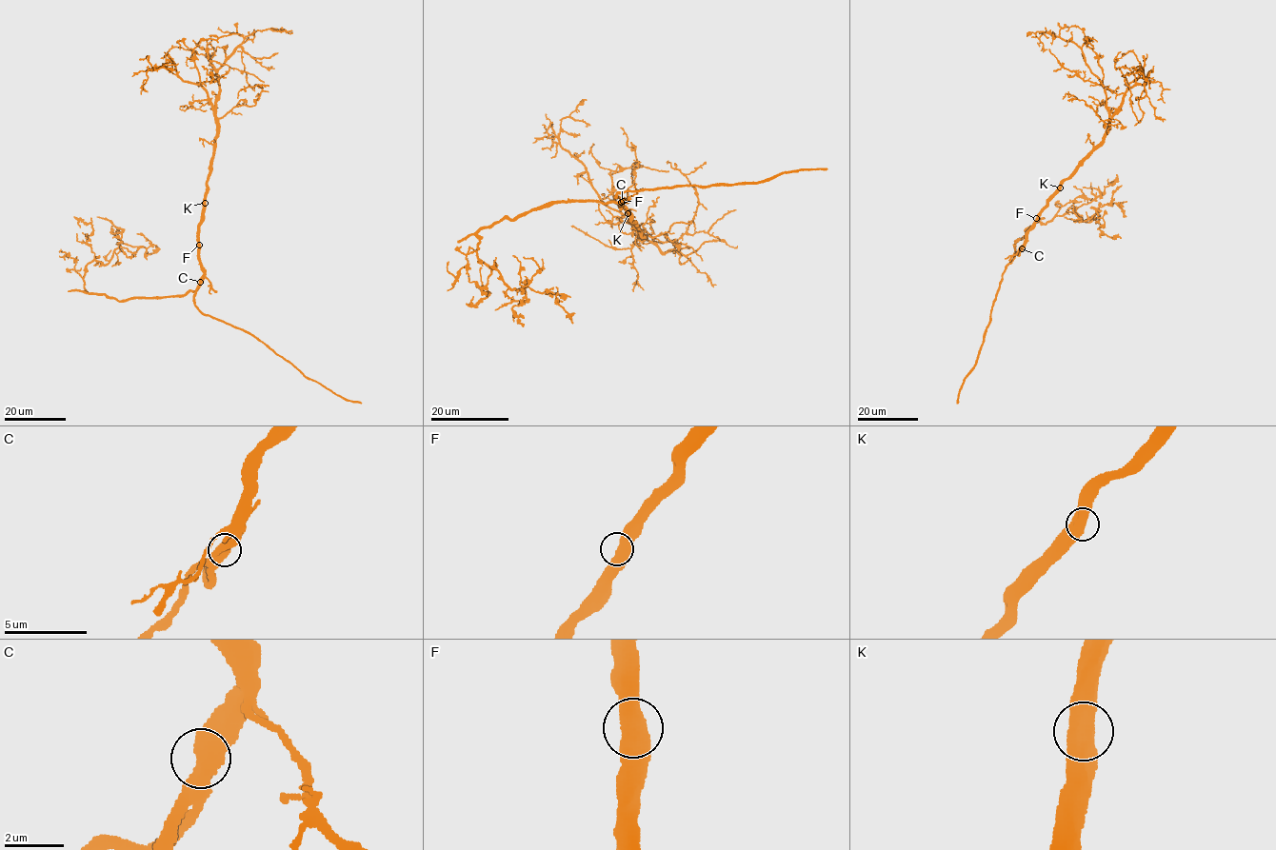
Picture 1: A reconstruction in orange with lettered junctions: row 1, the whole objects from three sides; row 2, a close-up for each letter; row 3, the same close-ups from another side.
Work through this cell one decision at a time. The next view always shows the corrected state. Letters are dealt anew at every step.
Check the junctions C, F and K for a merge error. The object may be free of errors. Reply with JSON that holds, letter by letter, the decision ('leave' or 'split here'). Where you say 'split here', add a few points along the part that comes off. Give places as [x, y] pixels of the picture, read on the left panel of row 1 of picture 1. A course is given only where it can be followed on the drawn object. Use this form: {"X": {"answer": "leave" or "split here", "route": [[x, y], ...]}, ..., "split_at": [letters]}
{"C": {"answer": "leave"}, "F": {"answer": "leave"}, "K": {"answer": "leave"}, "split_at": []}

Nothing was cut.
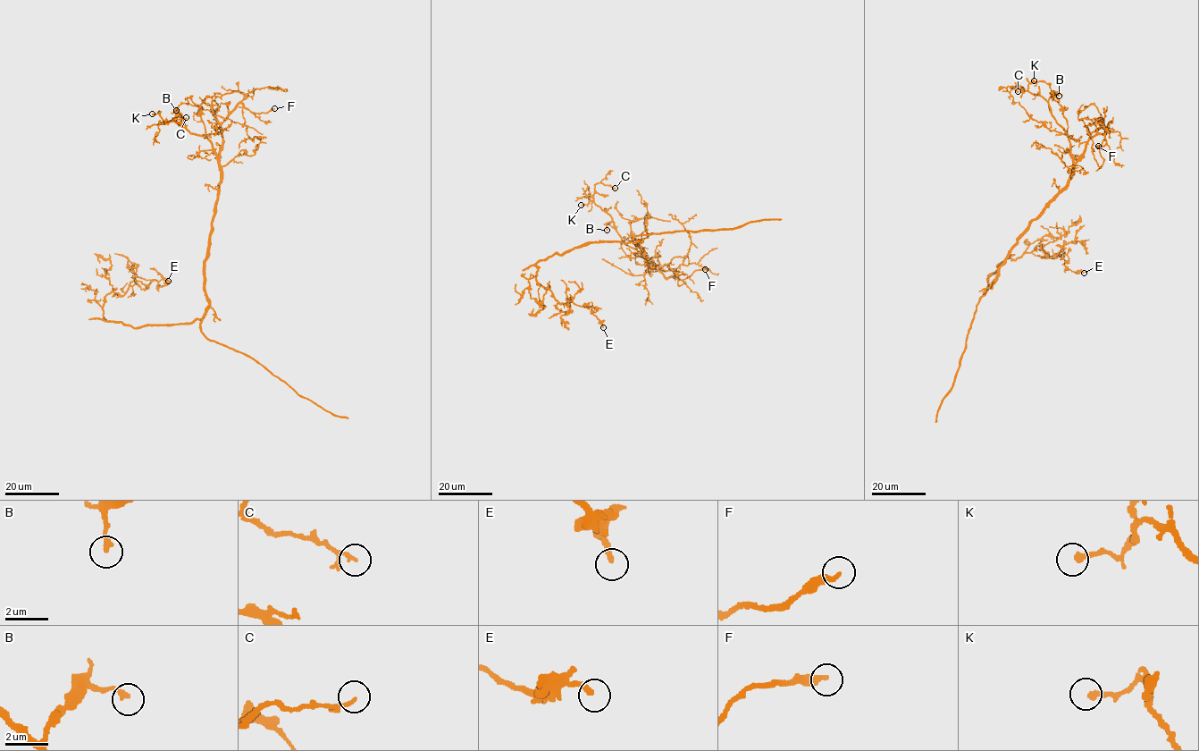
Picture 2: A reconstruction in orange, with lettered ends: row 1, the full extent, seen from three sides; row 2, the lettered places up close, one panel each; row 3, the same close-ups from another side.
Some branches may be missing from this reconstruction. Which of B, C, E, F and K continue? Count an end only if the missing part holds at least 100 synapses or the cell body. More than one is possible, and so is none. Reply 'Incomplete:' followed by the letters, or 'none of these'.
Incomplete: none of these

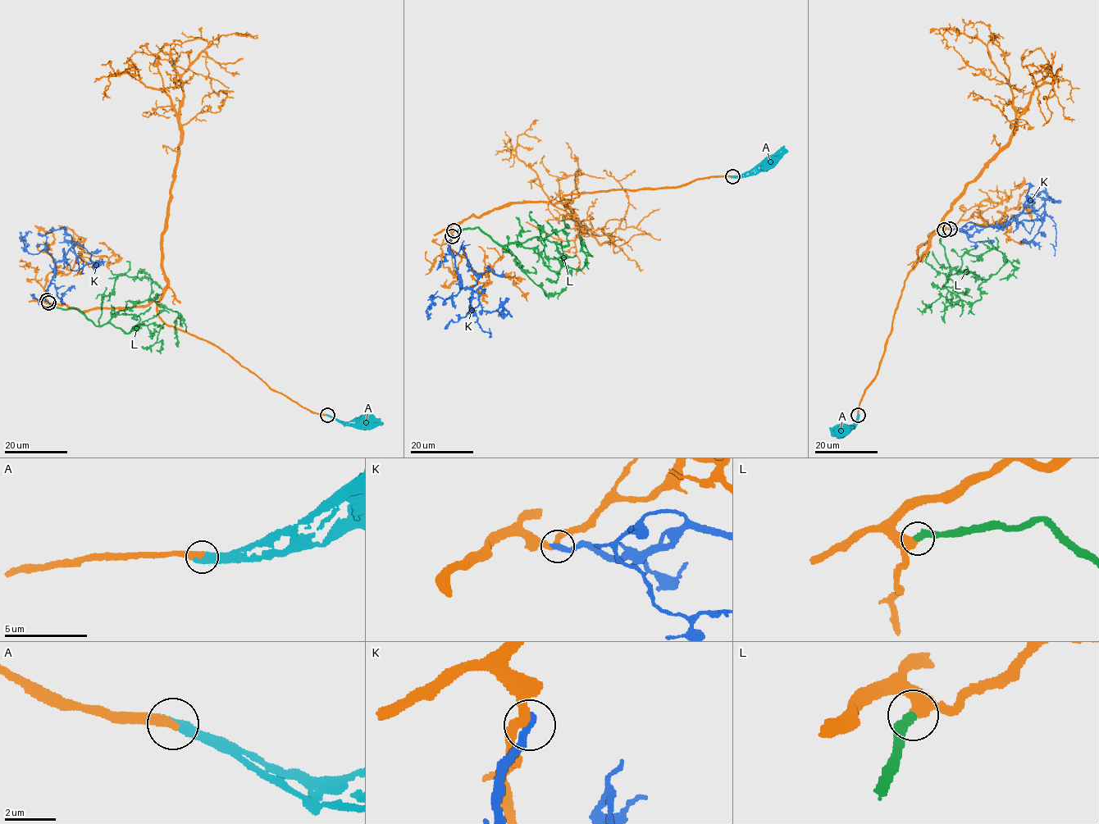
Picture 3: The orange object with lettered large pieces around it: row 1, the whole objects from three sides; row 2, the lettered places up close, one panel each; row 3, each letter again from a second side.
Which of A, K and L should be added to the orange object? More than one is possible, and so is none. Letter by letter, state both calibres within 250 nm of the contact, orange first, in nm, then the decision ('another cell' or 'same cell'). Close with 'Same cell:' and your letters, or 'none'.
A: calibres 400 and 480 nm; same cell
K: calibres 320 and 340 nm; another cell
L: calibres 340 and 320 nm; same cell
Same cell: A, L

